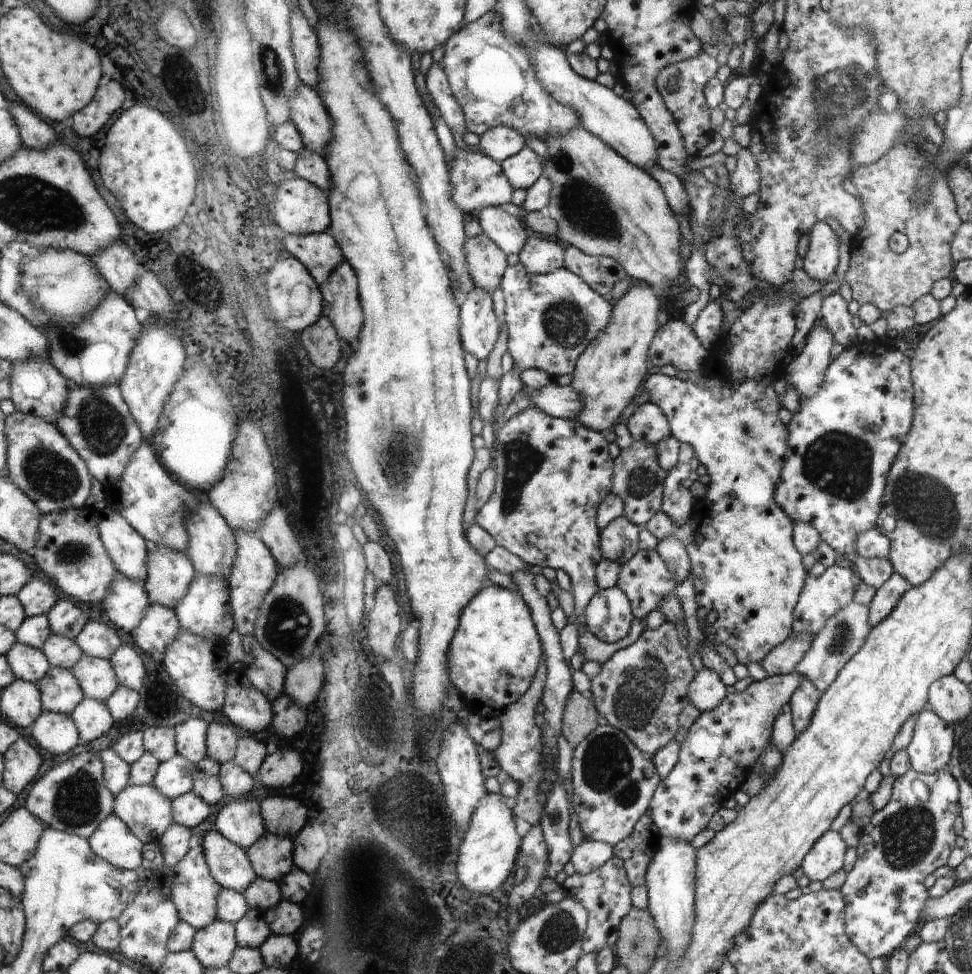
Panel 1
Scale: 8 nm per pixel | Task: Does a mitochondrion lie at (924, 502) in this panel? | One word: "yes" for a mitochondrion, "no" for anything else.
yes

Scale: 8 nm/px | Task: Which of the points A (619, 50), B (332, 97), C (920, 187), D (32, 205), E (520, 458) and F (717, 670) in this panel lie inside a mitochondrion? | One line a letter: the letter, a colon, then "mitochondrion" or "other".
A: other
B: other
C: other
D: mitochondrion
E: mitochondrion
F: other

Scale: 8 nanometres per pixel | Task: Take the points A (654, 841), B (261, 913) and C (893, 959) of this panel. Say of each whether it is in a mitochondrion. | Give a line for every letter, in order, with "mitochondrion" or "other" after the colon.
A: other
B: other
C: other

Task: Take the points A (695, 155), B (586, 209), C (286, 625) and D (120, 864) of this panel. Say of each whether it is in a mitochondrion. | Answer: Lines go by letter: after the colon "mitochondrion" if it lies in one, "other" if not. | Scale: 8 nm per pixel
A: other
B: mitochondrion
C: mitochondrion
D: other

